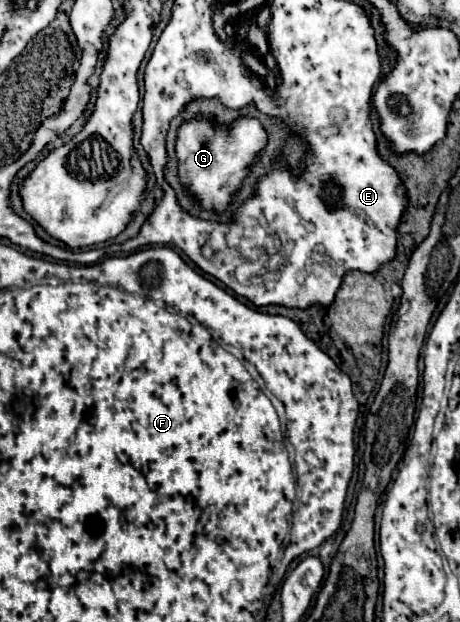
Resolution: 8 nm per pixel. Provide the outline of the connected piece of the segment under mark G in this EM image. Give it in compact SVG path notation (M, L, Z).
M239 119L231 129L205 121L185 123L177 135L177 155L181 159L179 177L197 195L201 207L223 211L233 191L239 189L241 181L247 177L247 165L259 157L265 143L267 135L257 119Z

